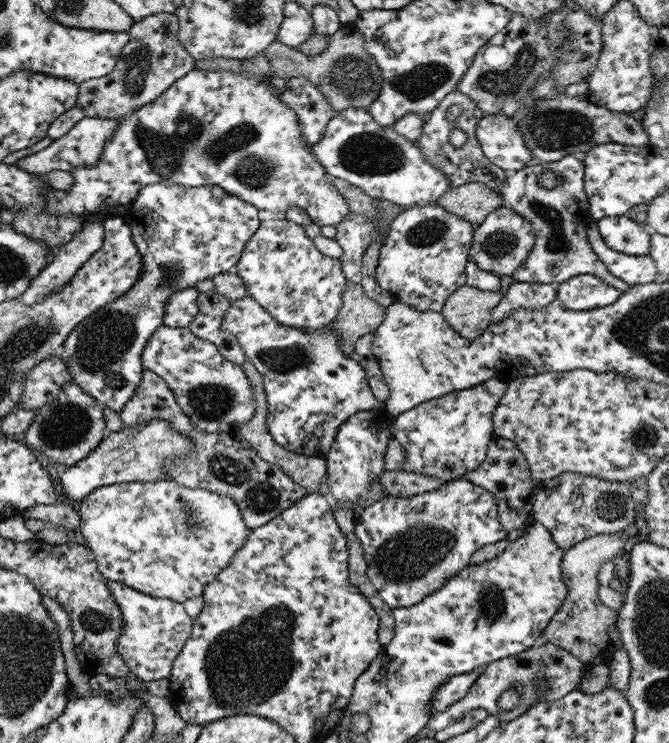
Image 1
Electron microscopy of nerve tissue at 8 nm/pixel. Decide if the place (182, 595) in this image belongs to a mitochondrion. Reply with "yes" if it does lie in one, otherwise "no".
no

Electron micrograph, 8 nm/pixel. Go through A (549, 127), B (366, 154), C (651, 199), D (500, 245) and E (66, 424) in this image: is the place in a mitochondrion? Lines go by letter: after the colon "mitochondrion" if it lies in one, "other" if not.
A: mitochondrion
B: mitochondrion
C: other
D: mitochondrion
E: mitochondrion

